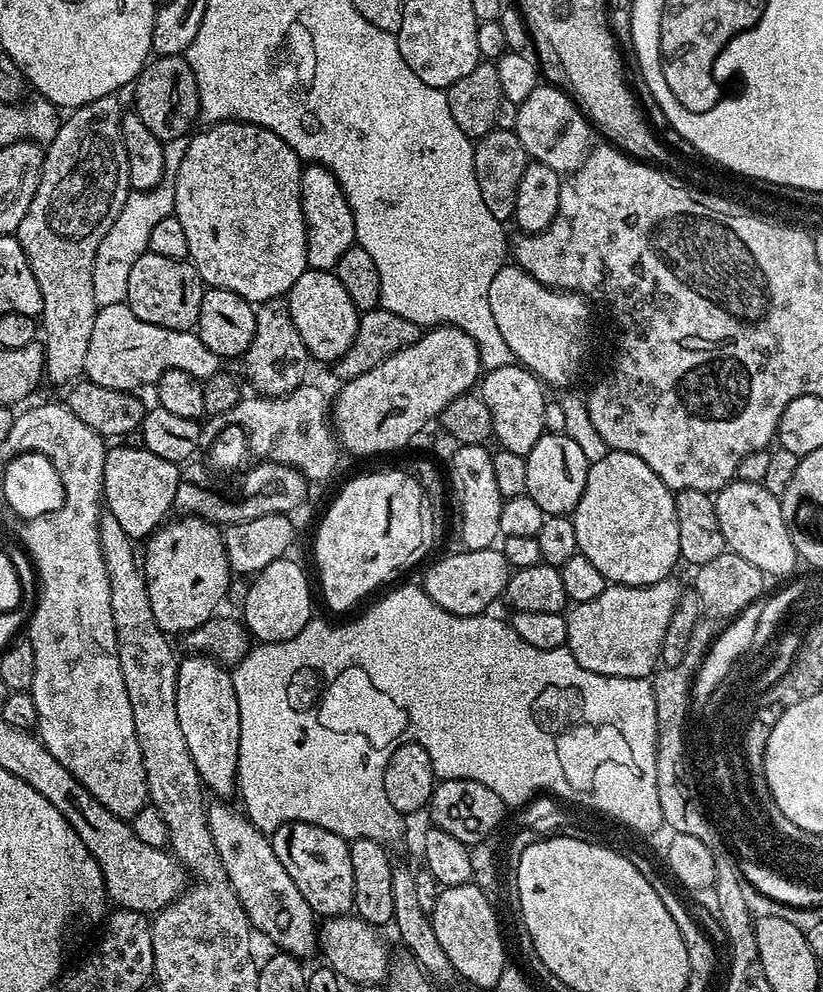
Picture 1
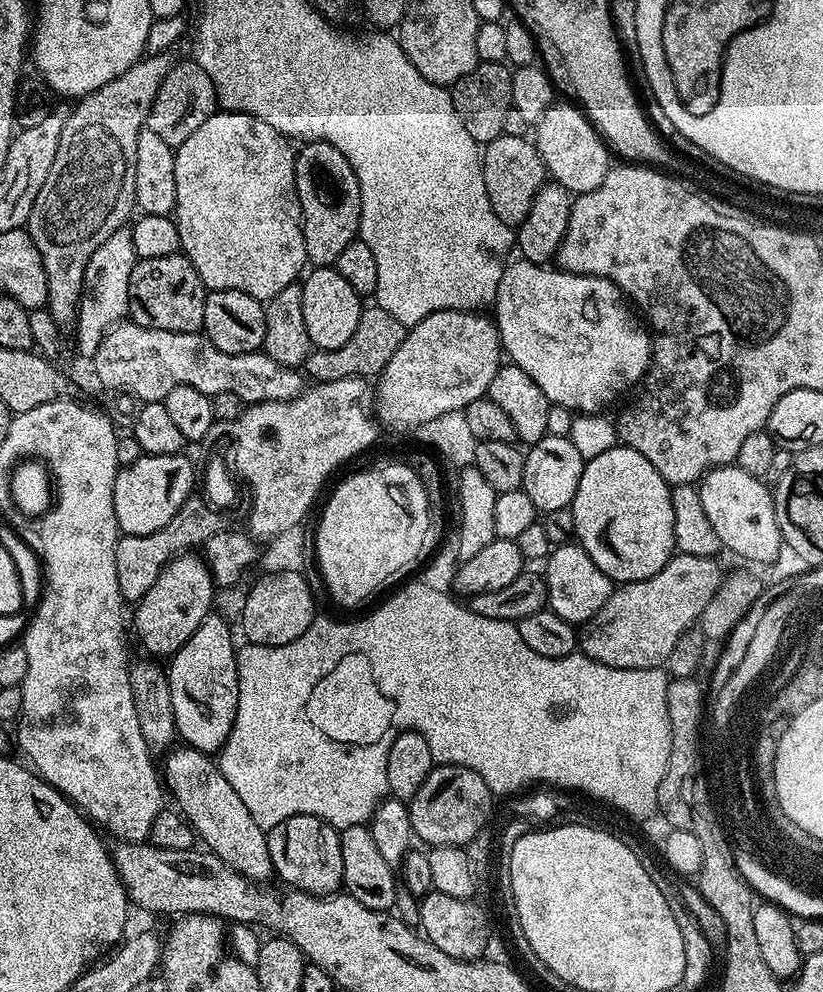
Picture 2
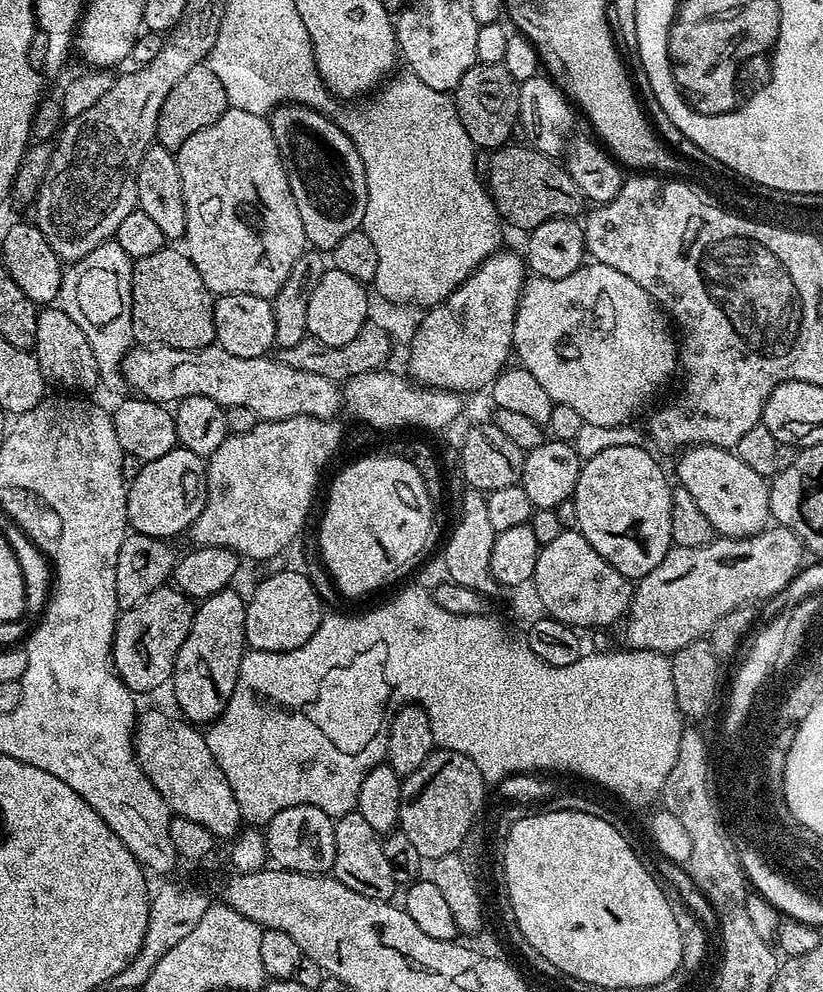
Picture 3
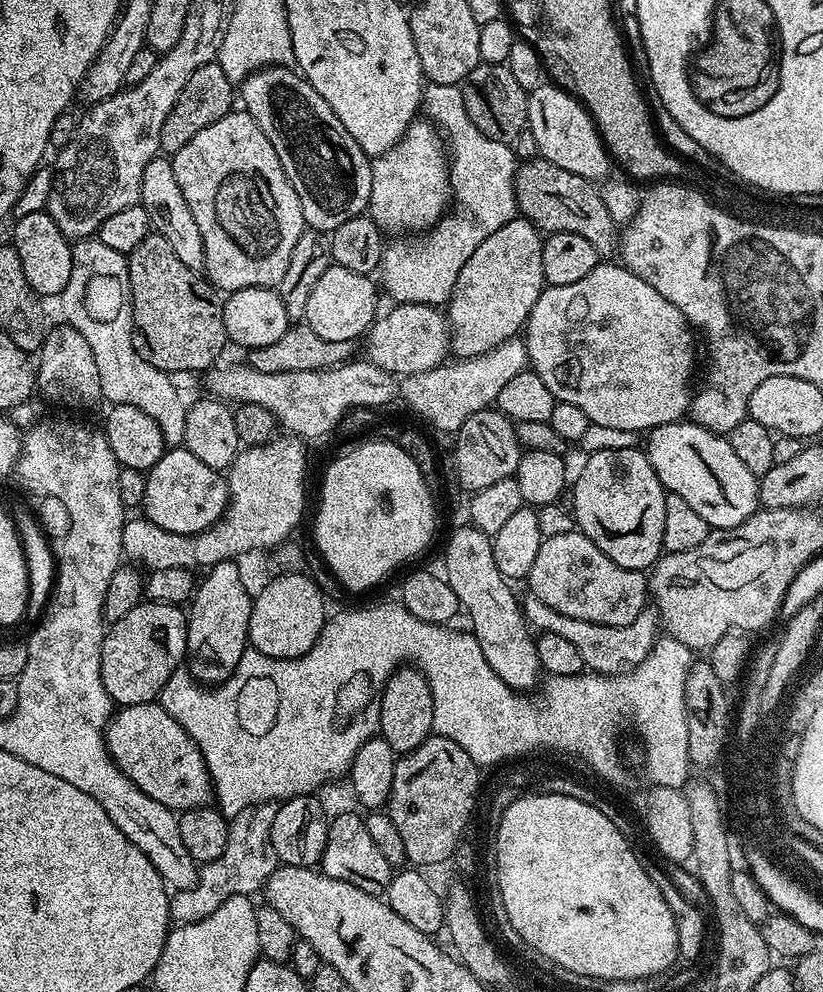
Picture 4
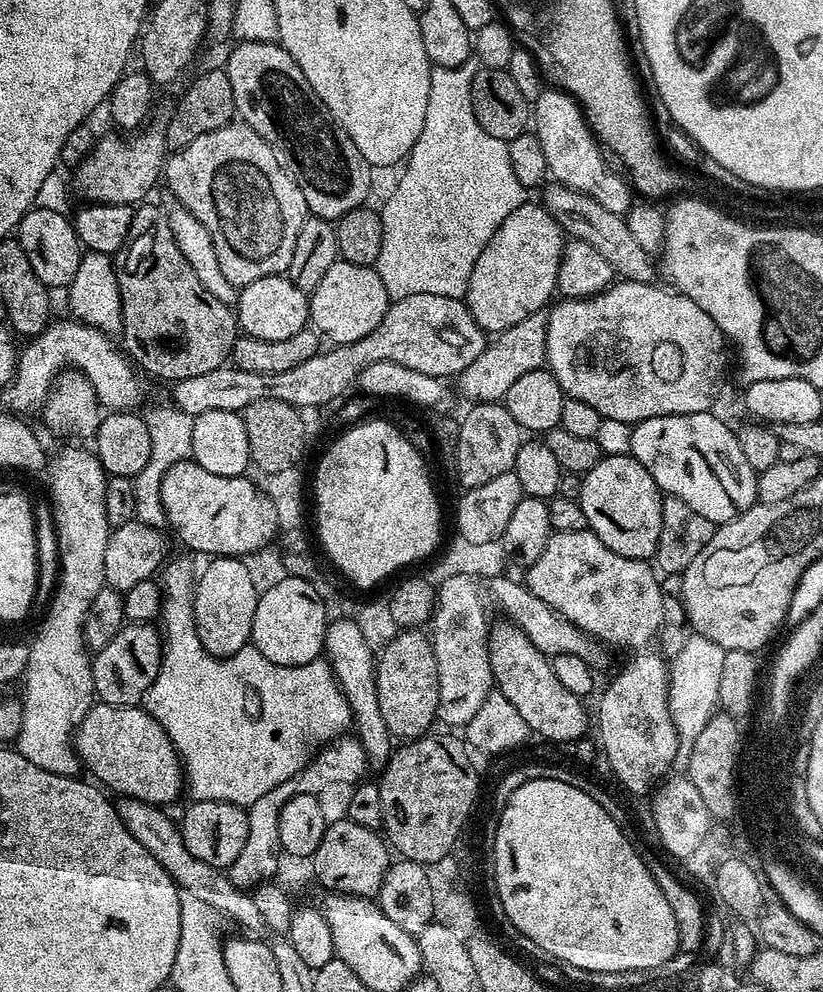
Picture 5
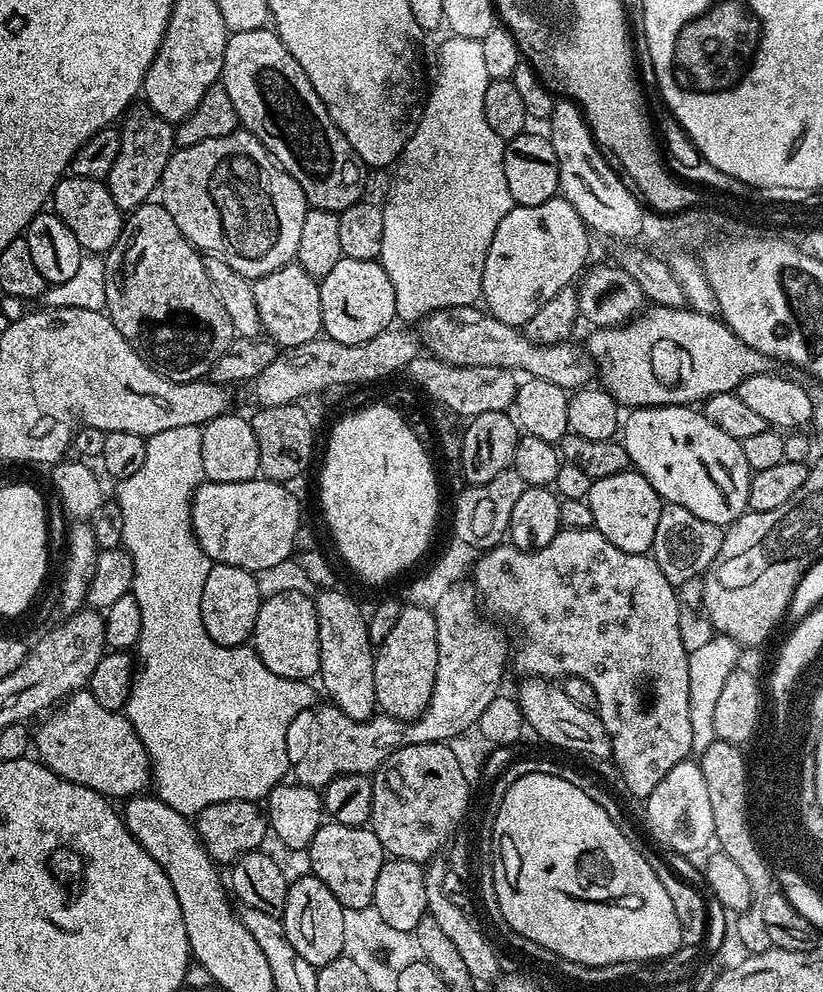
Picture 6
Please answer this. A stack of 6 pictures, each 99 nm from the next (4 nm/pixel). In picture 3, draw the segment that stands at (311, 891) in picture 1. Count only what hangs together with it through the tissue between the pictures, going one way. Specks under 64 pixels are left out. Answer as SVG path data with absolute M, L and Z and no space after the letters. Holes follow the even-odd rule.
M309 804L290 806L269 820L266 825L266 839L269 857L279 867L290 872L301 872L318 876L332 871L334 862L334 830L333 817Z

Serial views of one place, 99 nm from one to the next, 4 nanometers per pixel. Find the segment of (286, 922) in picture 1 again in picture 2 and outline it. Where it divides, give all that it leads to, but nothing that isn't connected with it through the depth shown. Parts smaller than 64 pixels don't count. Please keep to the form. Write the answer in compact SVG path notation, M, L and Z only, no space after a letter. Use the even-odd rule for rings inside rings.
M187 746L173 747L167 756L164 768L162 764L163 783L171 799L172 796L176 799L175 807L180 815L191 824L202 844L204 840L203 847L222 858L226 866L238 870L238 874L257 882L267 881L273 870L265 829L250 818L250 810L246 810L242 798L234 794L234 786L226 782L219 763L209 753Z

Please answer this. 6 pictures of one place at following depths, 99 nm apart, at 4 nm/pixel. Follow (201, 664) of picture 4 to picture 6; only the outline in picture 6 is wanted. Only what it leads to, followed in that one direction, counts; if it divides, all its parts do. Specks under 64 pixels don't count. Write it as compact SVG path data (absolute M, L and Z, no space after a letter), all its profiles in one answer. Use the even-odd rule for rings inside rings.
M213 563L206 574L206 586L202 586L202 626L206 626L208 637L222 646L234 648L247 645L251 641L261 603L258 584L247 568Z

